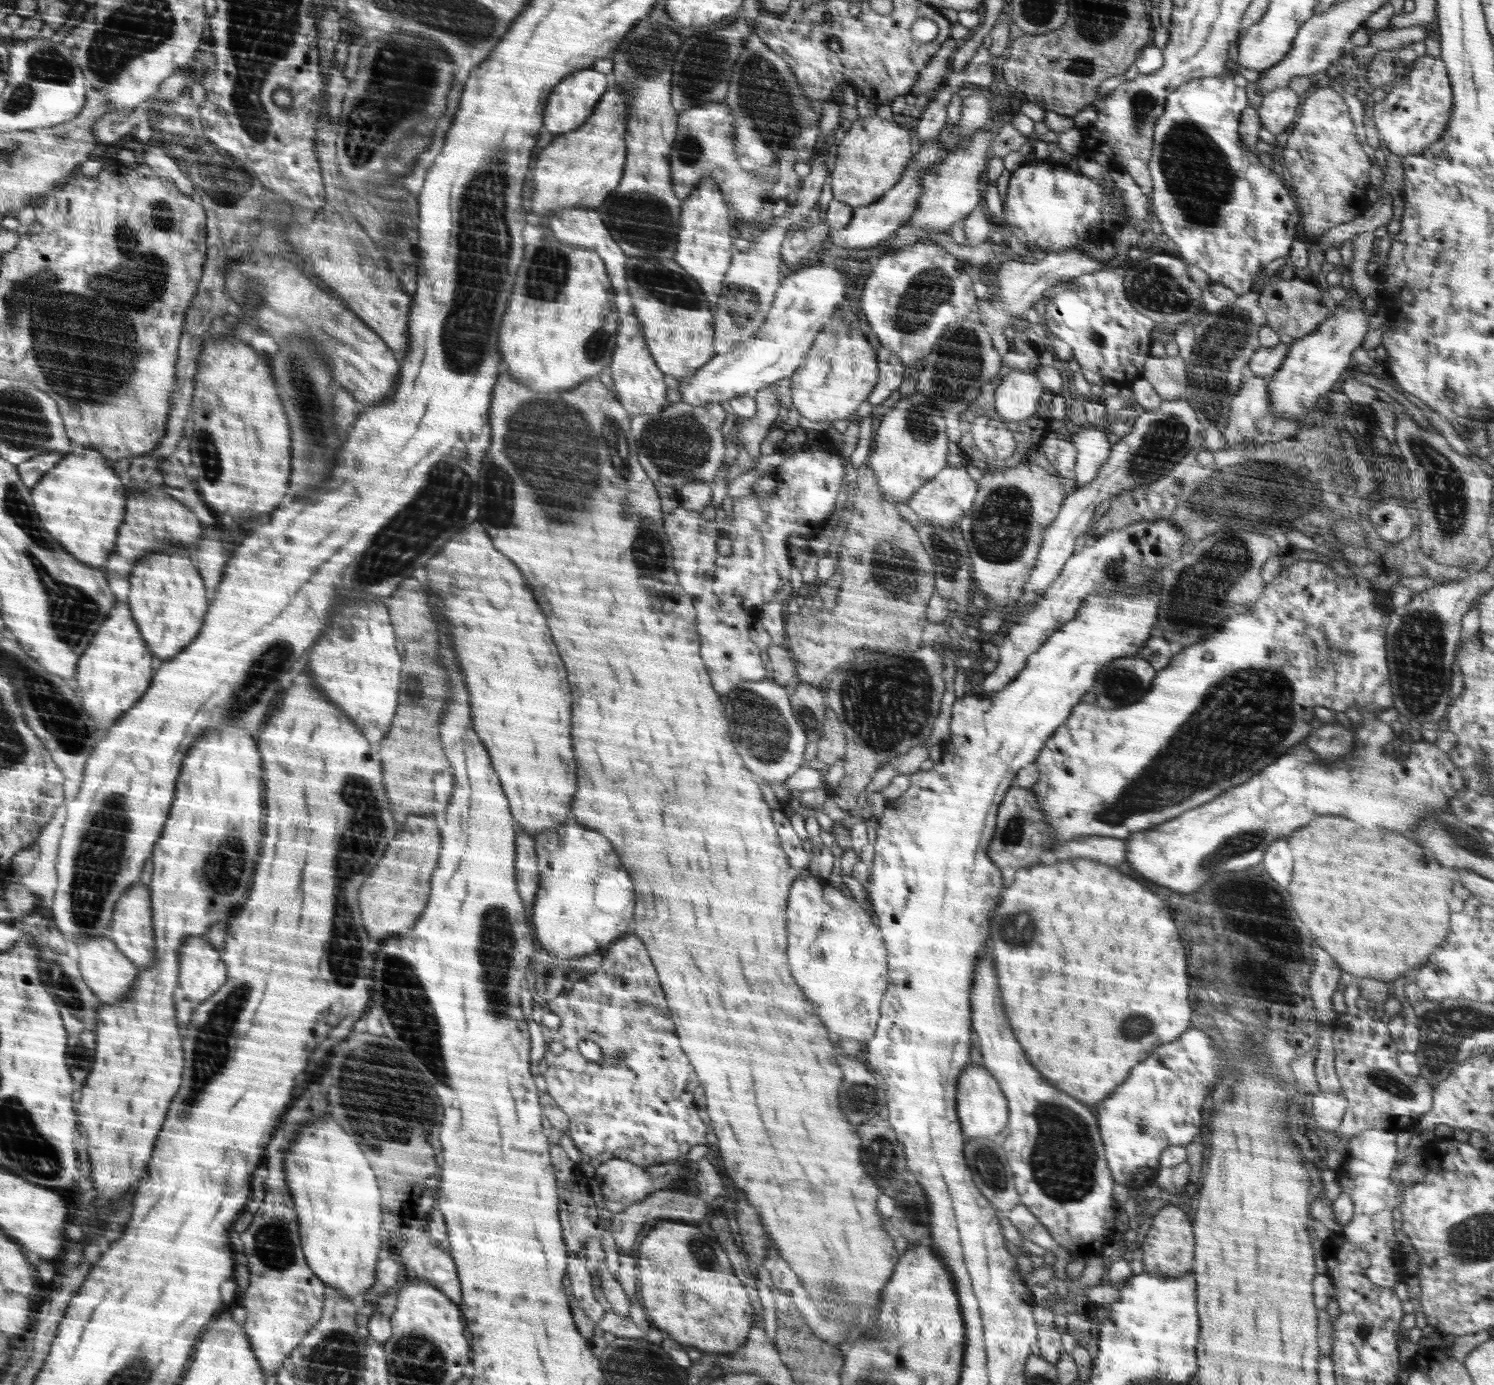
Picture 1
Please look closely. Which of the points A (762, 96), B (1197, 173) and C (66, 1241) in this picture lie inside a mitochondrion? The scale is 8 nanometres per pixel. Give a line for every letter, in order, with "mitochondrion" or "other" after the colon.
A: mitochondrion
B: mitochondrion
C: other

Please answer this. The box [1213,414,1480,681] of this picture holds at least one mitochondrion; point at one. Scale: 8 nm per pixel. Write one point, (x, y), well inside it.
(1447, 496)

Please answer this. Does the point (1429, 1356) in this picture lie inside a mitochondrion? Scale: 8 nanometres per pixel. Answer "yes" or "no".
no

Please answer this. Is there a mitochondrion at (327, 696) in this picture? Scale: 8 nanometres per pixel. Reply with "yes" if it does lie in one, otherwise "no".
no

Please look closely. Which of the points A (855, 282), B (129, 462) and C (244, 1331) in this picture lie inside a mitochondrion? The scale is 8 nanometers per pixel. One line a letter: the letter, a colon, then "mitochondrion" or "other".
A: other
B: other
C: other

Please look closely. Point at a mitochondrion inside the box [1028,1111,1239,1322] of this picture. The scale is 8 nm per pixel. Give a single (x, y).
(1141, 1125)

